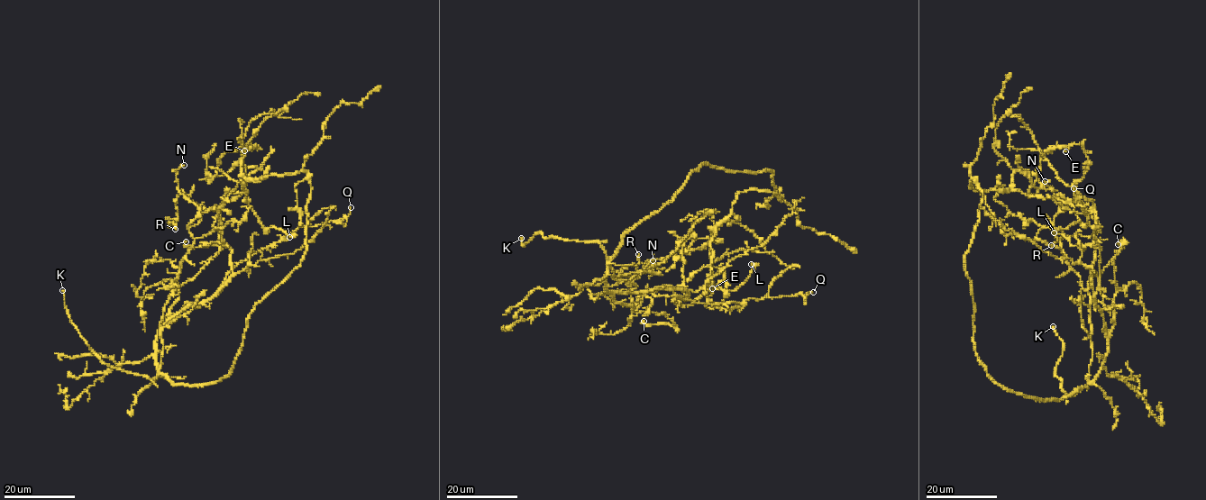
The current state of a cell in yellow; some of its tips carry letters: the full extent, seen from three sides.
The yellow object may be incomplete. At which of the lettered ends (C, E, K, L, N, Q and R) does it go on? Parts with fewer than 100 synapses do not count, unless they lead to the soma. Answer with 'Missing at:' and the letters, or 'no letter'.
Missing at: K

